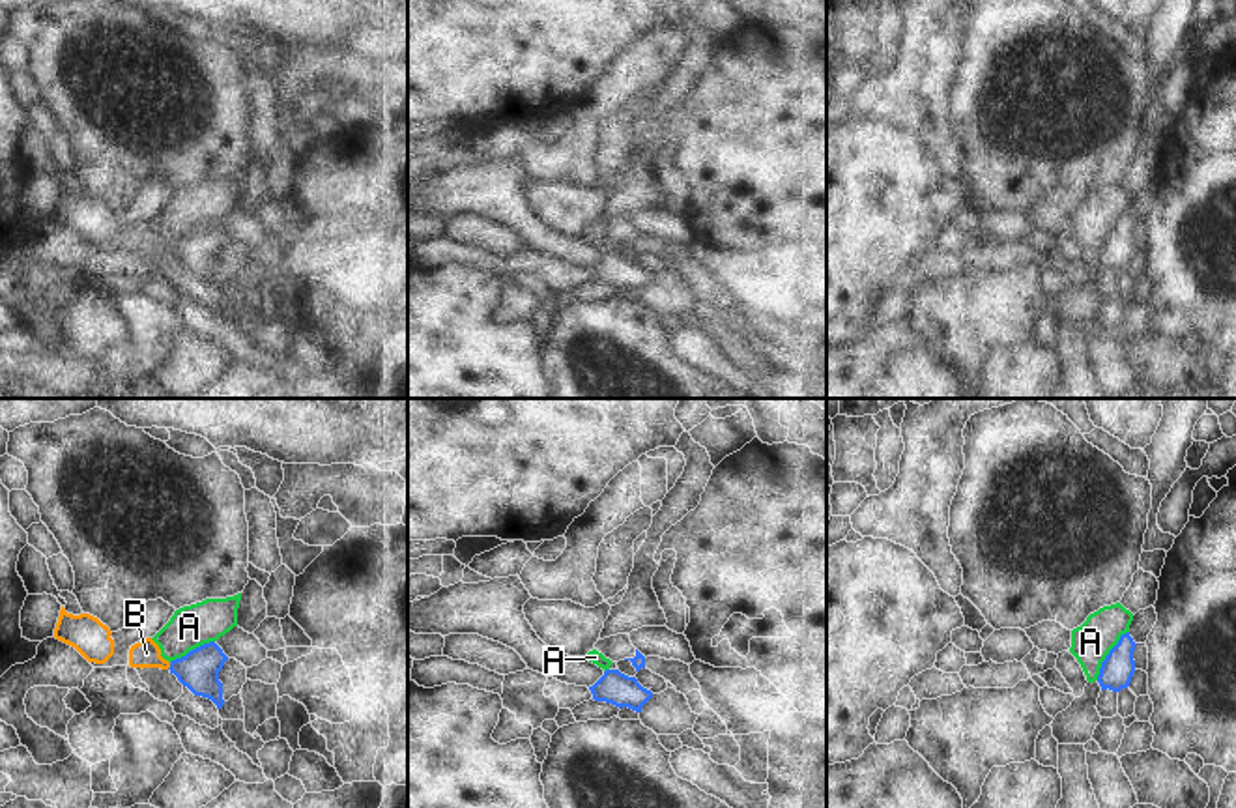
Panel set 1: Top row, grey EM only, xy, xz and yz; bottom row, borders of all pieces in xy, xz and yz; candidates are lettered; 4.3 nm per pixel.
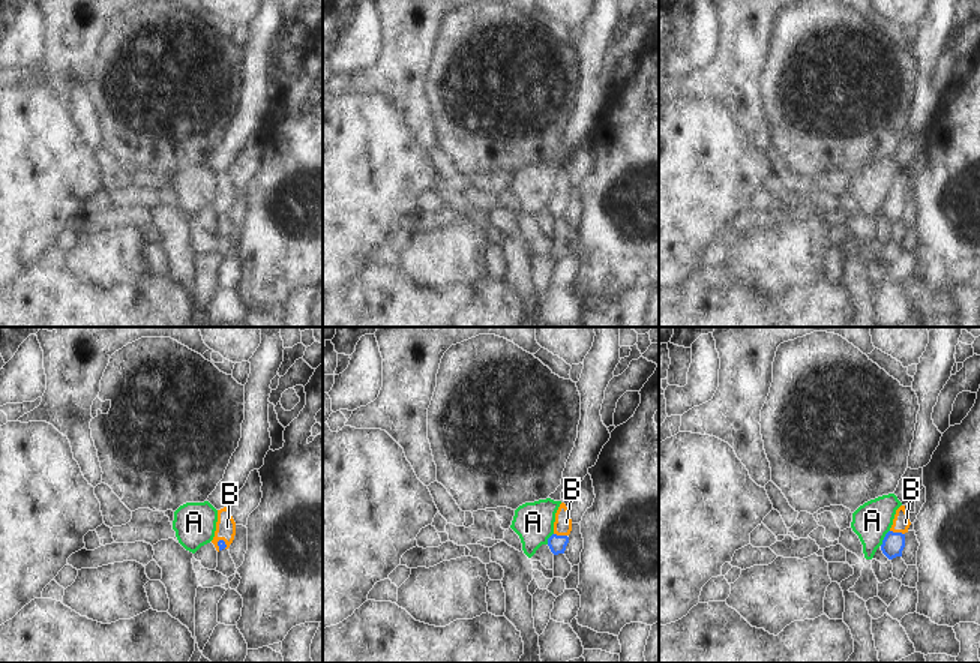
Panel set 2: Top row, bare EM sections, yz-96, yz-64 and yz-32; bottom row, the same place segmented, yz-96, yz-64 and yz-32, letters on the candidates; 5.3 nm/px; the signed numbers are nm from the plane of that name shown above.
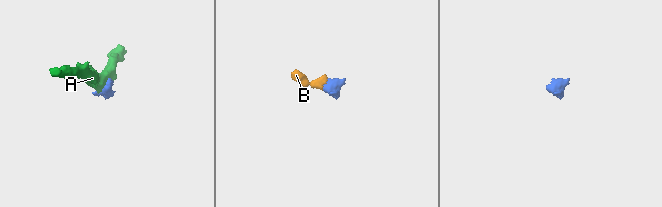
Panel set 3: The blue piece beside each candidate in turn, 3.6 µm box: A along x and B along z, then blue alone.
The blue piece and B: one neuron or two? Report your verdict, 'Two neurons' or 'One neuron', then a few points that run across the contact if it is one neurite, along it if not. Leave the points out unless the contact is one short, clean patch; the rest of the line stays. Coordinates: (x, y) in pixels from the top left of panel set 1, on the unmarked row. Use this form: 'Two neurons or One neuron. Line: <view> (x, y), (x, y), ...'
One neuron. Line: xy (199, 251), (171, 247), (146, 234)

